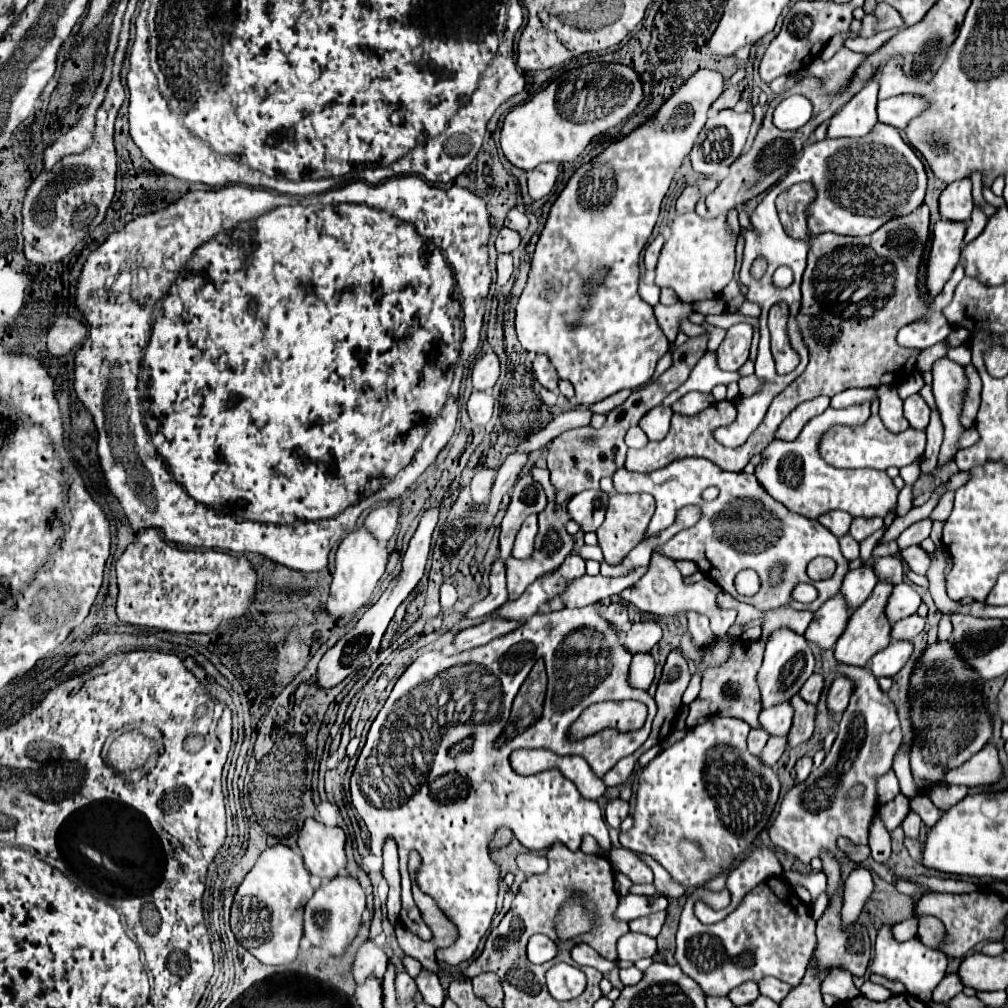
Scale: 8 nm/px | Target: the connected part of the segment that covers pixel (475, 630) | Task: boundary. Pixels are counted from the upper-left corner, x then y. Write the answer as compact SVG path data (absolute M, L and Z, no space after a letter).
M488 618L488 620L480 622L472 628L466 628L462 632L458 632L456 638L454 638L454 646L456 646L458 652L470 650L470 648L476 648L476 646L484 646L490 640L512 632L520 624L522 622L498 622L498 618Z

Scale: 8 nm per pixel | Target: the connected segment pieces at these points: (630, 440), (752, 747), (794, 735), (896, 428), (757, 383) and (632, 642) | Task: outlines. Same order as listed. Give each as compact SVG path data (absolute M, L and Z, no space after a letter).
M634 426L632 432L626 434L626 444L632 444L632 448L642 448L648 444L648 438L642 434L640 426Z
M762 728L750 730L750 734L748 734L748 752L758 756L760 750L766 746L766 740L768 740L768 734Z
M798 694L790 700L790 704L794 708L794 722L792 722L792 730L788 734L788 746L794 748L794 746L806 742L812 736L816 706L810 706L808 702L802 702L802 698Z
M894 384L878 386L880 400L880 418L890 432L902 432L908 428L908 420L902 416L902 400Z
M755 374L742 377L738 382L741 397L749 396L762 386L762 381L756 378Z
M648 620L648 622L638 622L634 624L624 636L622 642L624 646L632 652L632 654L640 654L640 652L650 652L654 644L658 644L662 638L662 628Z

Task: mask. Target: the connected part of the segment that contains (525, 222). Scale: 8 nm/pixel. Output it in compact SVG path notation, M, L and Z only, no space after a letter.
M515 207L508 212L505 226L523 234L529 226L529 220L524 213Z

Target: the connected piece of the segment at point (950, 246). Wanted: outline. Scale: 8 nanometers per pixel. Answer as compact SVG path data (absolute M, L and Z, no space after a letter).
M936 222L932 230L932 246L926 264L926 288L930 296L940 294L952 270L960 260L960 246L966 232L964 222Z

